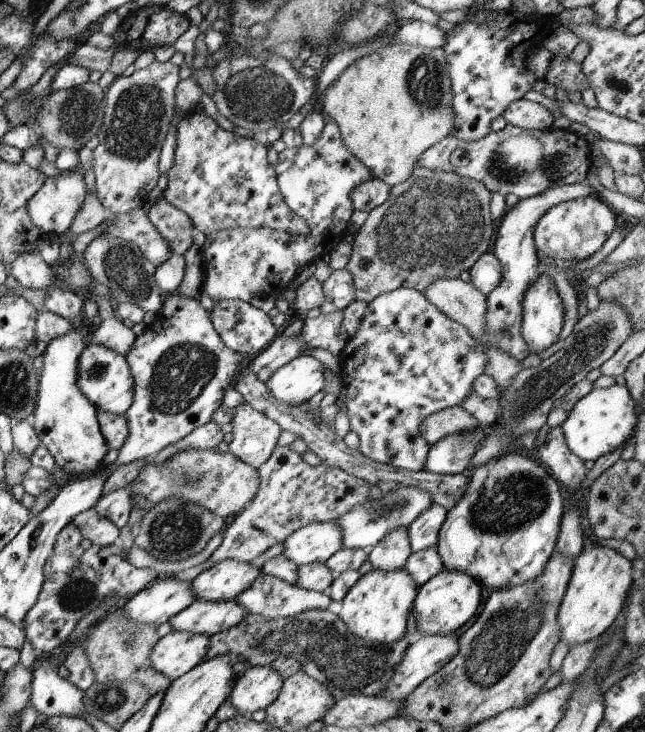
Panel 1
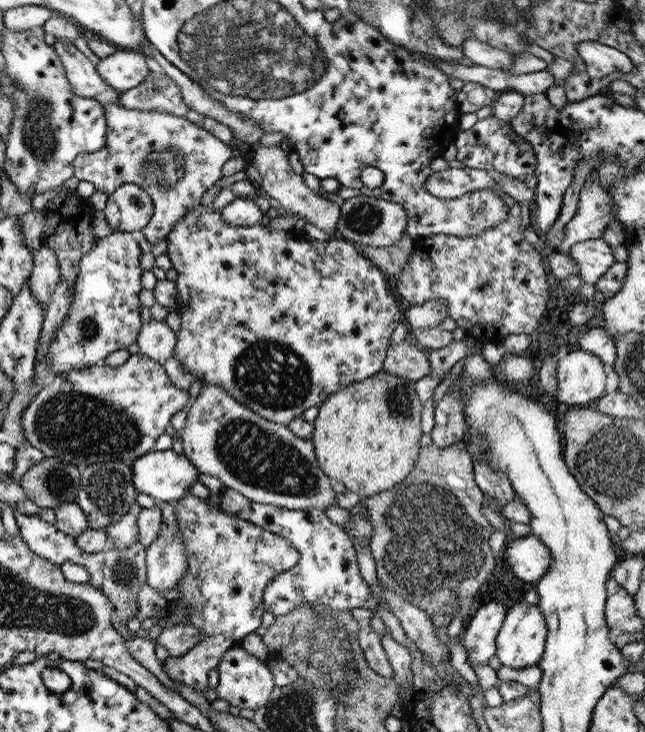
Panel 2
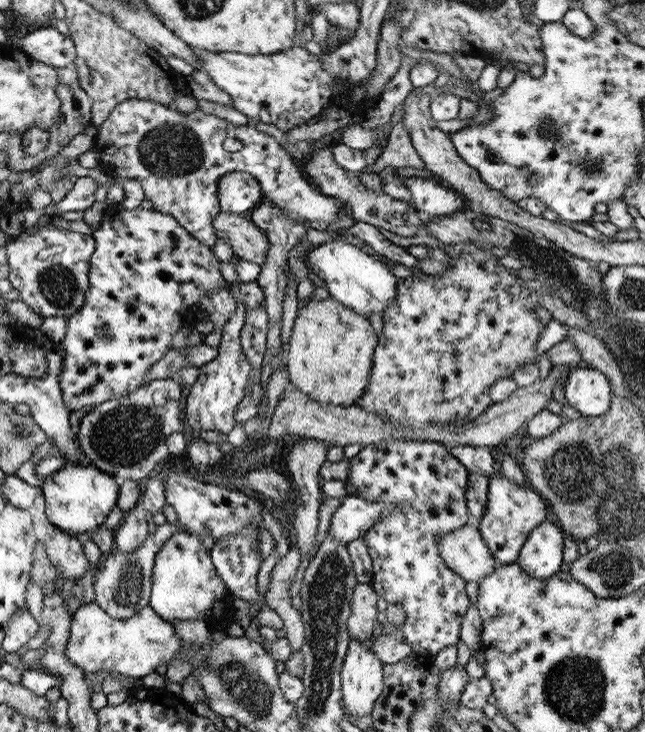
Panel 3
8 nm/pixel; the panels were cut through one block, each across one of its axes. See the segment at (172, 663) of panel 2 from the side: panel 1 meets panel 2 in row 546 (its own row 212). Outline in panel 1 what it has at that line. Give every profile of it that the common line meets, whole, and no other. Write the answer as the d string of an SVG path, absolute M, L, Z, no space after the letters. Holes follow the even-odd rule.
M204 112L187 113L176 124L176 146L173 163L168 170L167 185L163 198L176 209L185 213L195 230L205 236L223 229L267 228L285 231L294 235L306 235L306 222L296 215L284 202L285 197L278 189L274 167L265 159L265 147L251 137L242 137L220 121L214 121Z

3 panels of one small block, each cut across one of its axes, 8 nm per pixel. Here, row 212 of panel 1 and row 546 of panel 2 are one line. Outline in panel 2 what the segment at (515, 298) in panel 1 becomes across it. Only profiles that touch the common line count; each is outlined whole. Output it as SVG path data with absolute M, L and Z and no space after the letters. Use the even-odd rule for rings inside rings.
M527 534L524 537L509 538L504 552L505 562L511 572L525 583L537 583L550 563L549 550L541 541Z

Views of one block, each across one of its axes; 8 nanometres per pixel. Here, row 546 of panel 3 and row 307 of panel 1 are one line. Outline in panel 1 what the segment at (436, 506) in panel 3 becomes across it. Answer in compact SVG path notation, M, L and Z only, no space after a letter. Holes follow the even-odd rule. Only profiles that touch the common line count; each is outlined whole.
M400 287L366 303L354 335L339 353L339 380L346 390L345 406L350 430L358 436L356 448L363 456L395 468L421 471L426 466L429 445L419 434L421 420L441 409L460 405L472 392L472 382L483 373L487 356L469 336L467 328L442 314L417 289Z

